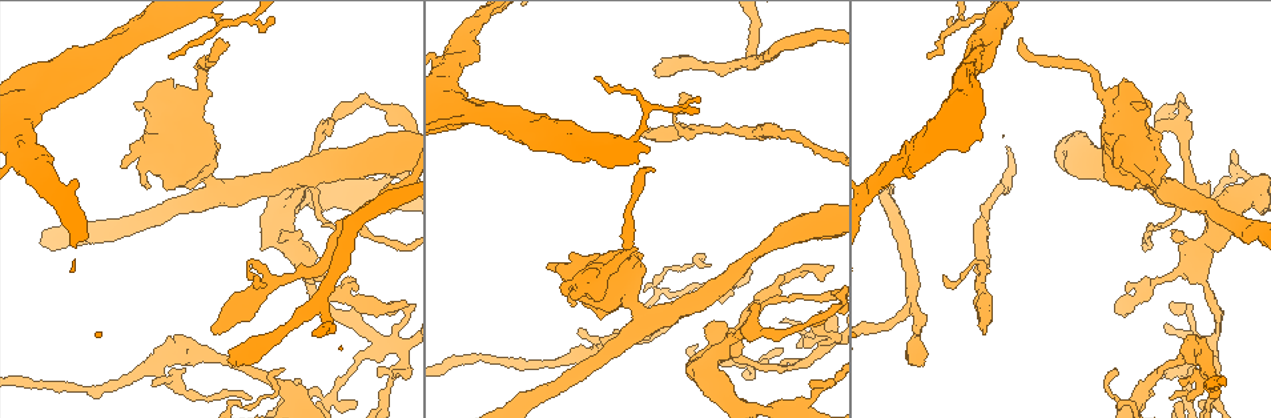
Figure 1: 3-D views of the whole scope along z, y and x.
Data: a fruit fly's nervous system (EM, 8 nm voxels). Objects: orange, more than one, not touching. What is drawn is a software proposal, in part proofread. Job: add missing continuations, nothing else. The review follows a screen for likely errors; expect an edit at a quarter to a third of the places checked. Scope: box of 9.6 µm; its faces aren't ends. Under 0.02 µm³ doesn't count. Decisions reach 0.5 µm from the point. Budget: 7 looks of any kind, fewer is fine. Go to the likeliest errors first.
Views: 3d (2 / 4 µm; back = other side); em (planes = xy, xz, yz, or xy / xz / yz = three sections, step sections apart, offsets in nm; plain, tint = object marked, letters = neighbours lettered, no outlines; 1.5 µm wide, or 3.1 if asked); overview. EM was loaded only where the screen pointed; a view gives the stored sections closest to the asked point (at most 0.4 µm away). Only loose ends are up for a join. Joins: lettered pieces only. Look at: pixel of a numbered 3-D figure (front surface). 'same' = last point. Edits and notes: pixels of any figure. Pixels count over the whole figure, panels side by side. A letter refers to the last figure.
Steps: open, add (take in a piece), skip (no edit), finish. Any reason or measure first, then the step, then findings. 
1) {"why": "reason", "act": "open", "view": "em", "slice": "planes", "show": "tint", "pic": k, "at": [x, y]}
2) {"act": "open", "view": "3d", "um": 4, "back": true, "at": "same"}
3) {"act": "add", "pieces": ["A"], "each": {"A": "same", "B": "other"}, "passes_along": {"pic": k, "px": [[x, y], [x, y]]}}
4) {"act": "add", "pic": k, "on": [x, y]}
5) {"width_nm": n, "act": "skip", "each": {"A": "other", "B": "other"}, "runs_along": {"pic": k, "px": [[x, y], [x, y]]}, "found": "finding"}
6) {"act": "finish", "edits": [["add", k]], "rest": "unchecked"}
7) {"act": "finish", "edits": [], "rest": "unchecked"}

{"why": "an open end", "act": "open", "view": "em", "um": 3.1, "slice": "planes", "show": "letters", "pic": 1, "at": [1019, 48]}

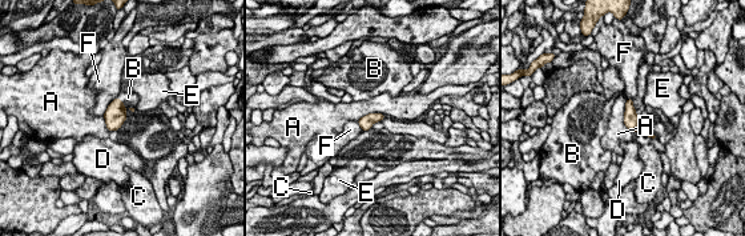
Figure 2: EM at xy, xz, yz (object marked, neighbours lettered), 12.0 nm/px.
{"width_nm": 160, "longest_contact_nm": ["A", 420], "act": "add", "pieces": ["B"], "each": {"A": "other", "B": "same", "C": "other", "D": "other", "E": "other", "F": "other"}, "found": "it goes on there"}

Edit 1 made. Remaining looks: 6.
{"why": "see it whole again", "act": "open", "view": "overview"}

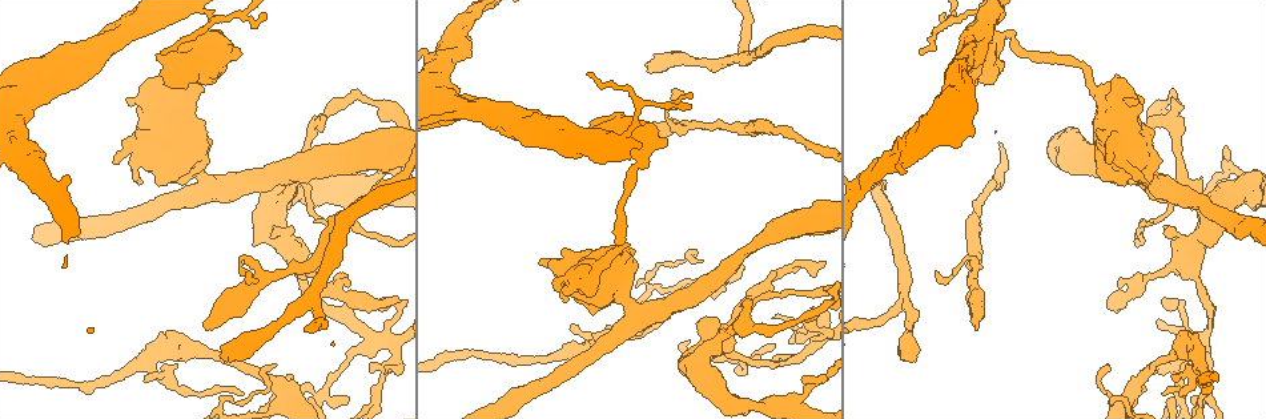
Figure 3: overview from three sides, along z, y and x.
{"why": "free end", "act": "open", "view": "3d", "um": 2, "pic": 3, "at": [206, 329]}

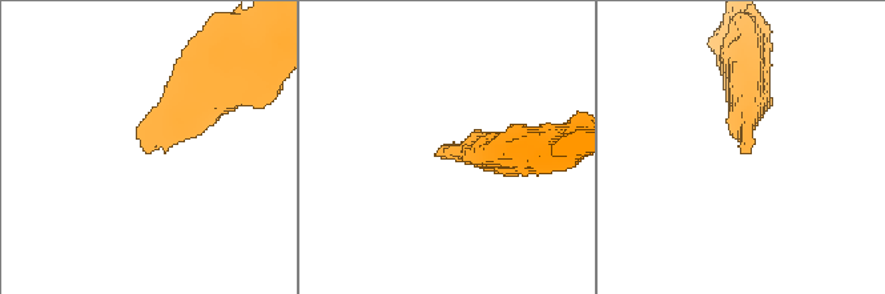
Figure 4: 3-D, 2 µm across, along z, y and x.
{"act": "open", "view": "em", "slice": "planes", "show": "letters", "pic": 4, "at": [147, 151]}

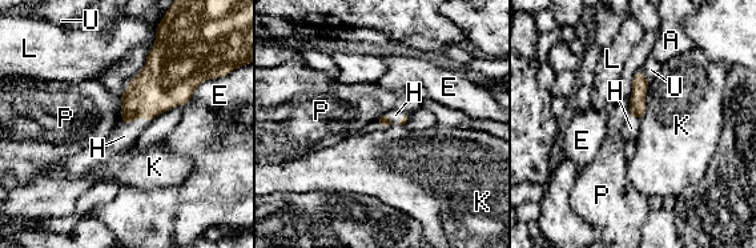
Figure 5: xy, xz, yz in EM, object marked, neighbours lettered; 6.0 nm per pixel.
{"longest_contact_nm": ["K", 240], "act": "add", "pieces": ["H"], "each": {"A": "other", "E": "other", "H": "same", "K": "other", "L": "other", "P": "other", "U": "other"}, "found": "it goes on there"}

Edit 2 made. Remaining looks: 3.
{"why": "tapers out", "act": "open", "view": "em", "slice": "planes", "show": "tint", "pic": 3, "at": [745, 301]}

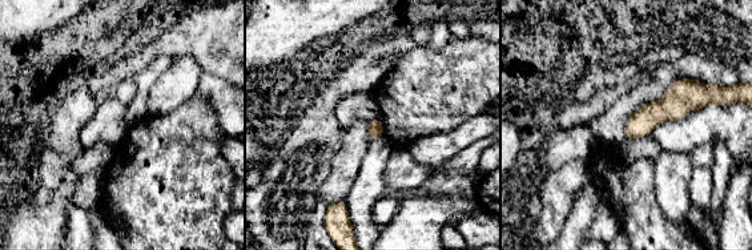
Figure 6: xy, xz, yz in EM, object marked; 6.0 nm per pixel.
{"why": "what lies round it", "act": "open", "view": "em", "slice": "planes", "show": "letters", "at": "same"}

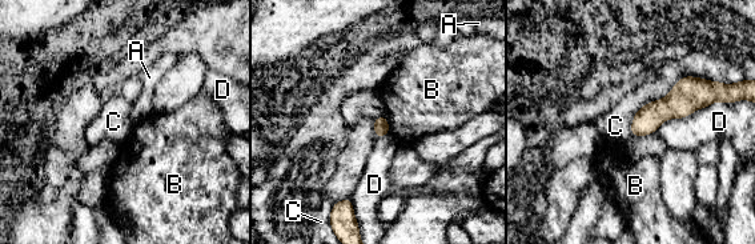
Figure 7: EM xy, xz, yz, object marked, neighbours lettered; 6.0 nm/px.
{"width_nm": 100, "act": "skip", "each": {"A": "other", "B": "other", "C": "other", "D": "other"}, "border": {"pic": 7, "px": [[718, 80], [682, 76], [630, 135]]}, "found": "no lettered piece goes on from it"}

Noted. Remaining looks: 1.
{"act": "finish", "edits": [["add", 2], ["add", 5]], "rest": "unchecked"}

